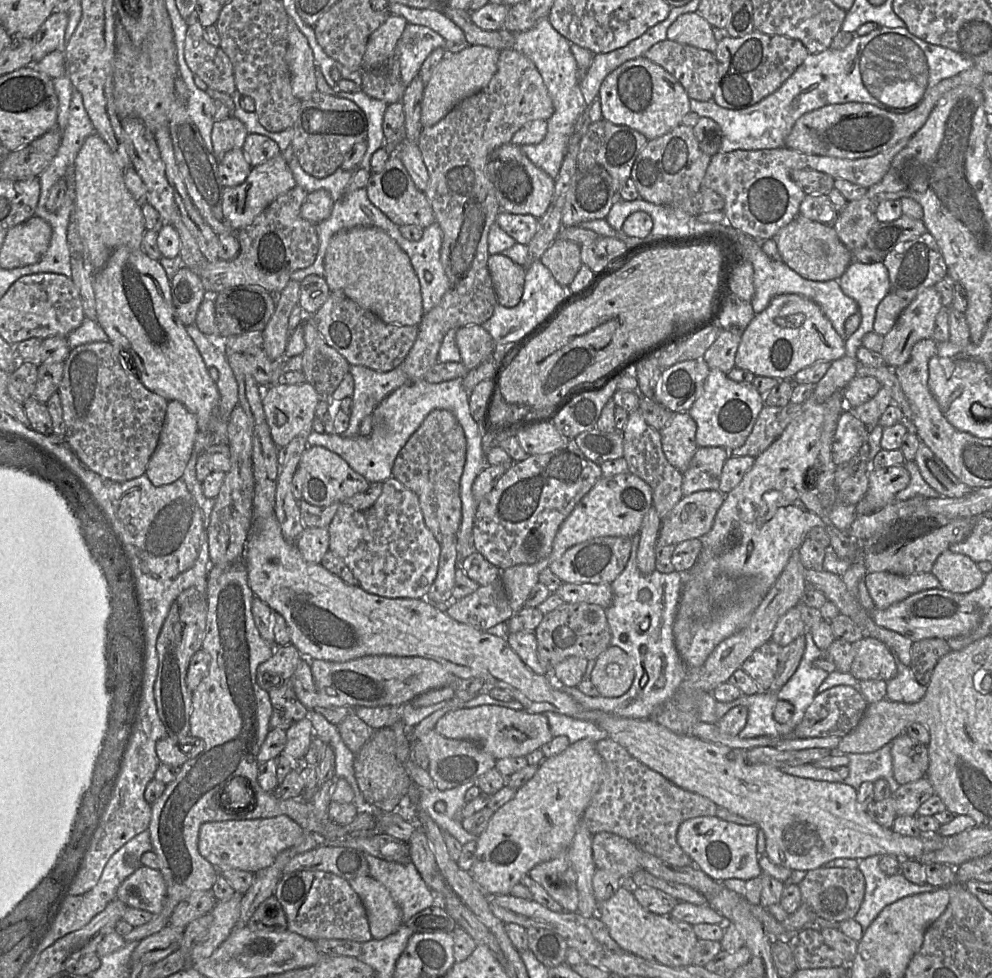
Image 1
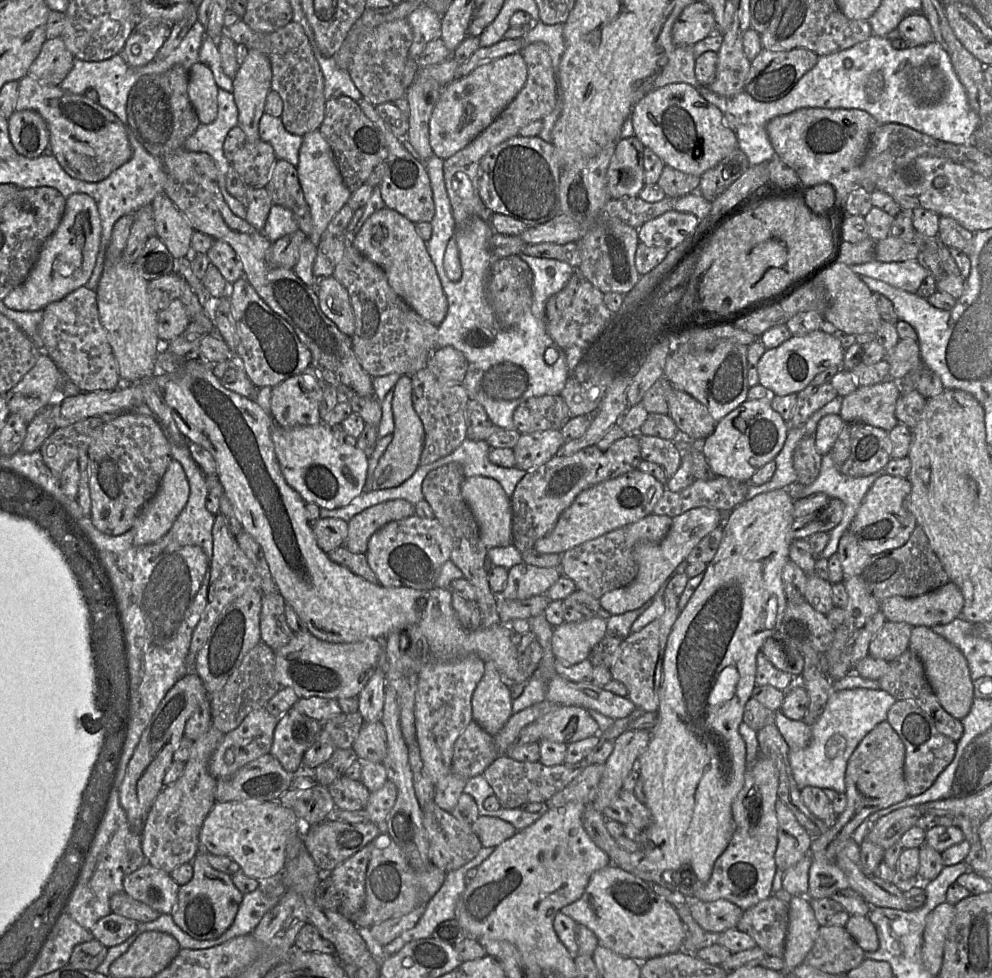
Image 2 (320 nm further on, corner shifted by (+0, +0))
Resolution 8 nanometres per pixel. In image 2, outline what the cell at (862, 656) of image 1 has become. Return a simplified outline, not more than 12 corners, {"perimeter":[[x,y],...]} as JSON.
{"perimeter":[[886,621],[868,655],[892,662],[908,649],[913,627]]}

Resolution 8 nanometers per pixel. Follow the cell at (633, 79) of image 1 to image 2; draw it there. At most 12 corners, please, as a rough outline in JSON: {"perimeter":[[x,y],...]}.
{"perimeter":[[687,83],[635,104],[634,136],[698,177],[739,147]]}

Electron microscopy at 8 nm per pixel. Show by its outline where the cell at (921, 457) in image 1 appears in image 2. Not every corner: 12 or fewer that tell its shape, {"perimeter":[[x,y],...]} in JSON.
{"perimeter":[[820,330],[767,349],[759,384],[797,394],[820,372],[841,367],[837,338]]}

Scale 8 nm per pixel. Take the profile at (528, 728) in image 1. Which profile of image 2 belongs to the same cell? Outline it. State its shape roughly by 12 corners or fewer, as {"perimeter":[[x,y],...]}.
{"perimeter":[[559,706],[535,721],[542,739],[570,744],[599,733],[591,713]]}

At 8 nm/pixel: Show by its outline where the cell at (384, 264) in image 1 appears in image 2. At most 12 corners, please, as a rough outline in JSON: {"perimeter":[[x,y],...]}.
{"perimeter":[[385,207],[352,245],[434,326],[447,297],[413,222]]}

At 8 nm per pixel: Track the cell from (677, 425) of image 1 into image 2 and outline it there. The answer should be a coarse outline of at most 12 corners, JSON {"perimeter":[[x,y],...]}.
{"perimeter":[[671,387],[667,415],[686,438],[705,439],[716,422],[689,394]]}

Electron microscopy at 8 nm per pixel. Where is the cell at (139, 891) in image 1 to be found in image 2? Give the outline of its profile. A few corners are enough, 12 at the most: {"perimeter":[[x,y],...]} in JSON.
{"perimeter":[[145,863],[123,890],[161,914],[172,914],[179,885]]}

